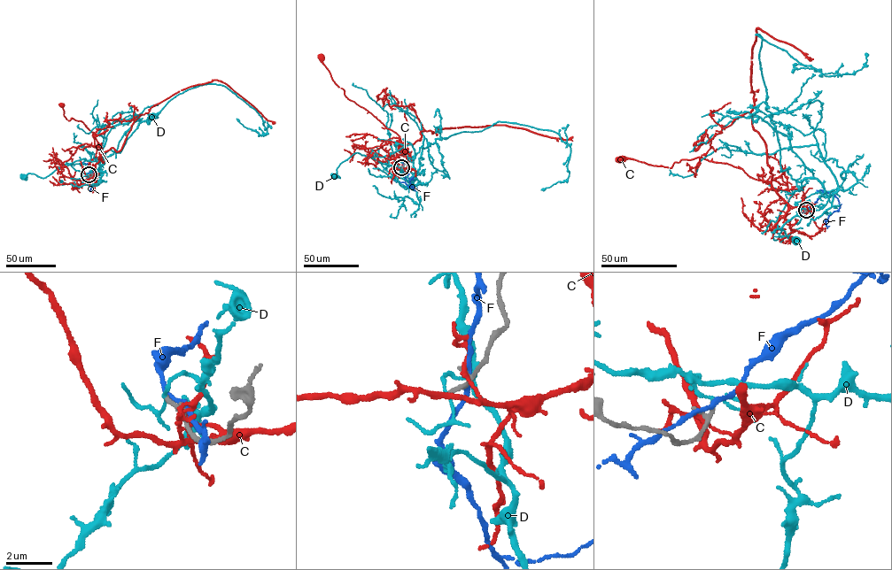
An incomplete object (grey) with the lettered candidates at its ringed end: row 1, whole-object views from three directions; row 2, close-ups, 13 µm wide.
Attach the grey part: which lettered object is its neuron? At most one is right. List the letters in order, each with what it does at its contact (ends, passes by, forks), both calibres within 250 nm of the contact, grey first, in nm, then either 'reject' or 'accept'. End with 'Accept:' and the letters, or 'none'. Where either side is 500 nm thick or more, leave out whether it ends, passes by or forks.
C: it passes by; calibres 180 and 140 nm; reject
D: it passes by; calibres 190 and 100 nm; reject
F: it passes by; calibres 260 and 180 nm; reject
Accept: none

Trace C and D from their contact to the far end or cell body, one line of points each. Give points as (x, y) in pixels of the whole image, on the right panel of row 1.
C: (805, 211), (806, 206), (790, 207), (769, 182), (726, 163), (700, 157), (670, 167), (621, 158)
D: (806, 210), (818, 210), (828, 200), (815, 179), (803, 179), (776, 221), (773, 240), (795, 241)

